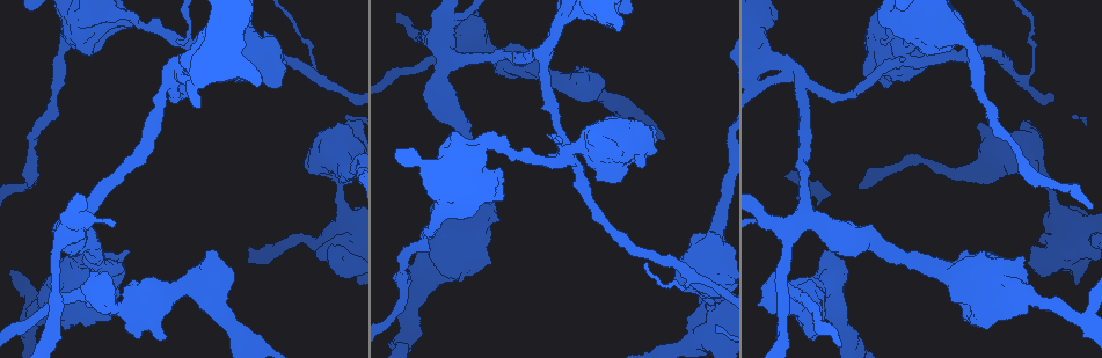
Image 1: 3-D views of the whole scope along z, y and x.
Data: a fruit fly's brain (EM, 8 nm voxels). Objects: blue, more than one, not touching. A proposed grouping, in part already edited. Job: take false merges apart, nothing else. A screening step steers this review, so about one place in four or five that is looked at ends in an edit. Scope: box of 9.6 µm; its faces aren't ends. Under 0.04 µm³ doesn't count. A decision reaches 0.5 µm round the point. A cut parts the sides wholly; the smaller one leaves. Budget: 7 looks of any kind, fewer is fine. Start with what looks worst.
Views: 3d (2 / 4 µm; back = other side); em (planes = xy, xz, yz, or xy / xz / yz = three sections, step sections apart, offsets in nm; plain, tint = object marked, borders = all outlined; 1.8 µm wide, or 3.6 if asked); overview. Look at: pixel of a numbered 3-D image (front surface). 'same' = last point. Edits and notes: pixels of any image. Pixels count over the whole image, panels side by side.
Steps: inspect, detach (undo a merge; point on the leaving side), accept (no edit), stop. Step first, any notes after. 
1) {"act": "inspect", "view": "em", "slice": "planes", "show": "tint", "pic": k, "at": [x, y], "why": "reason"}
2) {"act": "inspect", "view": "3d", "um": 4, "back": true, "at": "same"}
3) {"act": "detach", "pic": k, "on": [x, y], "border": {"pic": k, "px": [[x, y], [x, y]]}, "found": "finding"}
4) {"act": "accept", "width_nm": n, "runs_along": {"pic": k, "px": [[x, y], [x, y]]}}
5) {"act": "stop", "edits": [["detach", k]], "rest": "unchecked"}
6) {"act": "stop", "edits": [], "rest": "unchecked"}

{"act": "inspect", "view": "3d", "um": 2, "pic": 1, "at": [899, 53], "why": "thick turns thin"}

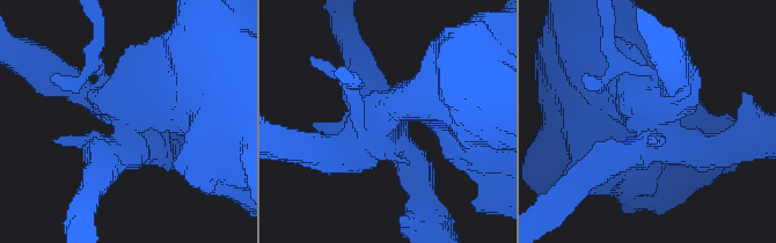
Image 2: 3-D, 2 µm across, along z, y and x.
{"act": "inspect", "view": "em", "slice": "planes", "show": "borders", "pic": 2, "at": [123, 121]}

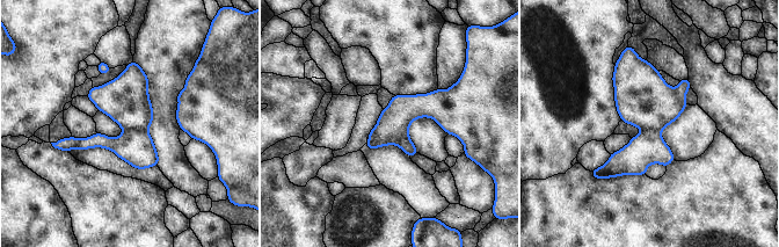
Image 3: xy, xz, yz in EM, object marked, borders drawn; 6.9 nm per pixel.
{"act": "detach", "pic": 3, "on": [136, 147], "width_nm": 220, "found": "two neurons meet here"}

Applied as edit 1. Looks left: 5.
{"act": "inspect", "view": "overview", "why": "see it whole again"}

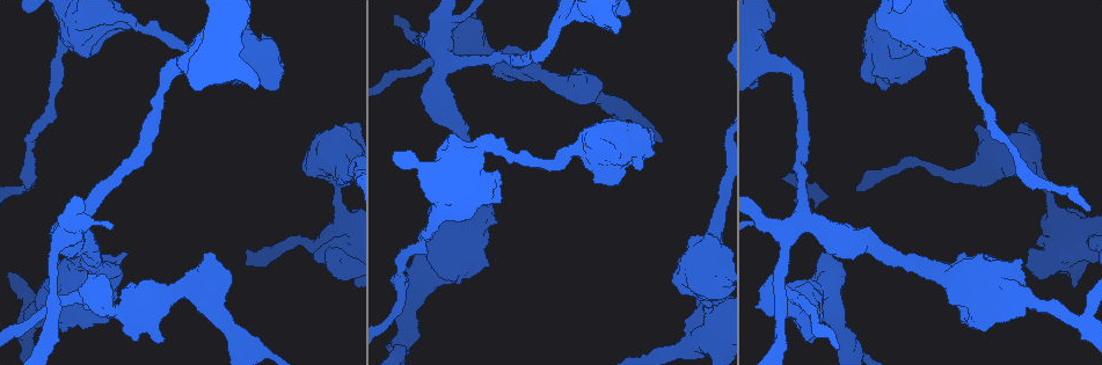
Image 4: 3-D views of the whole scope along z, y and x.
{"act": "inspect", "view": "3d", "um": 4, "pic": 4, "at": [337, 269], "why": "touches itself"}

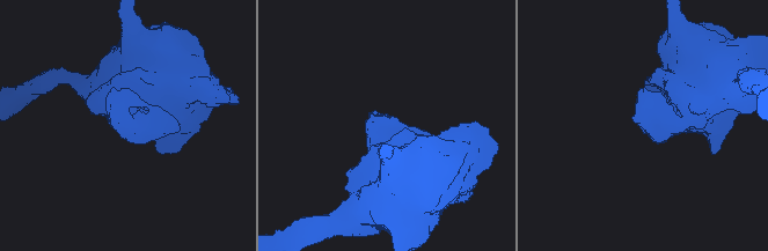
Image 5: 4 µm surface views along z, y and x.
{"act": "inspect", "view": "em", "um": 3.6, "slice": "planes", "show": "borders", "pic": 5, "at": [125, 123], "why": "need the tissue"}

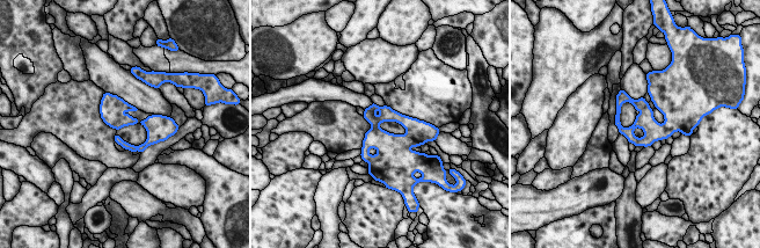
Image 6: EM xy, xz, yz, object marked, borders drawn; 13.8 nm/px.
{"act": "accept", "width_nm": 320, "found": "all the same neuron"}

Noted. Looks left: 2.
{"act": "inspect", "view": "em", "um": 3.6, "slice": "xy", "step": 4, "show": "tint", "pic": 4, "at": [74, 225], "why": "thick turns thin"}

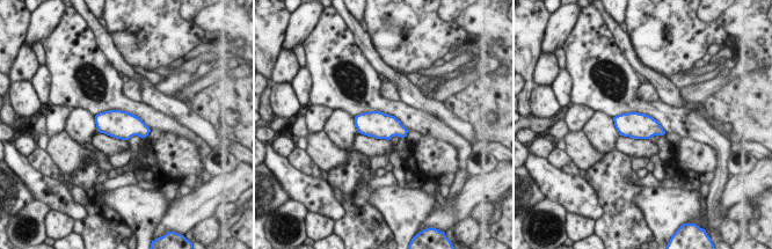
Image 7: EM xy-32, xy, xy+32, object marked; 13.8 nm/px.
{"act": "accept", "found": "one neuron here"}

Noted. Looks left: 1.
{"act": "stop", "edits": [["detach", 3]], "rest": "unchecked"}

